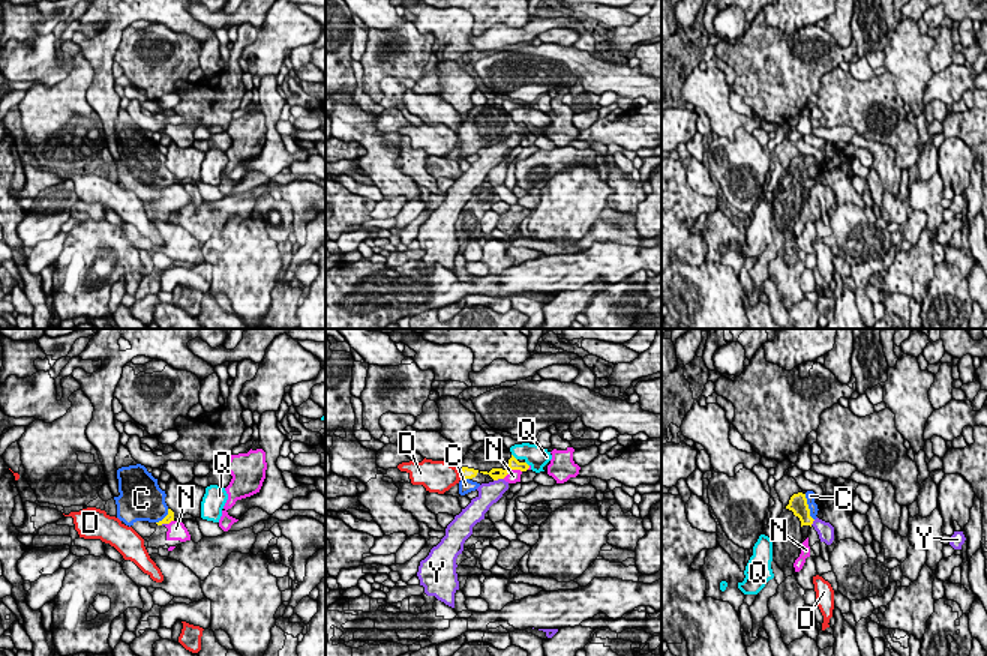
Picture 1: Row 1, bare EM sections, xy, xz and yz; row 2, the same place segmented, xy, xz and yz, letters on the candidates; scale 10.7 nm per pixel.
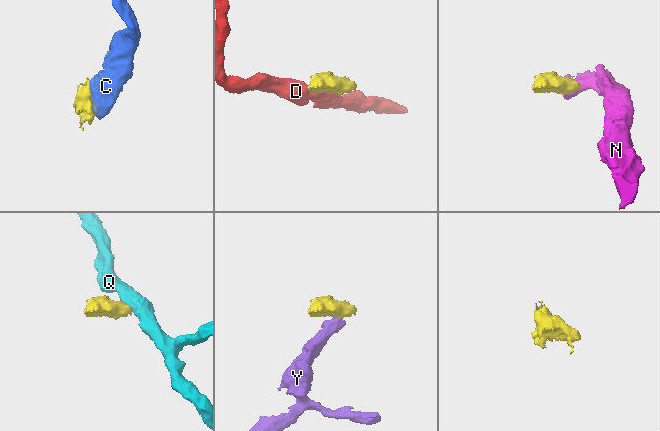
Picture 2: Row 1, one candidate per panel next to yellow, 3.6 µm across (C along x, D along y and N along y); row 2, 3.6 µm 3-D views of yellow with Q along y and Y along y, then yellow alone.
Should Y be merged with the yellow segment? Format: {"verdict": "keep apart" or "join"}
{"verdict": "keep apart"}

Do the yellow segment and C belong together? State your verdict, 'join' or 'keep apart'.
join

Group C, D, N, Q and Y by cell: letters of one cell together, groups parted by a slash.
C / D / N Y / Q

